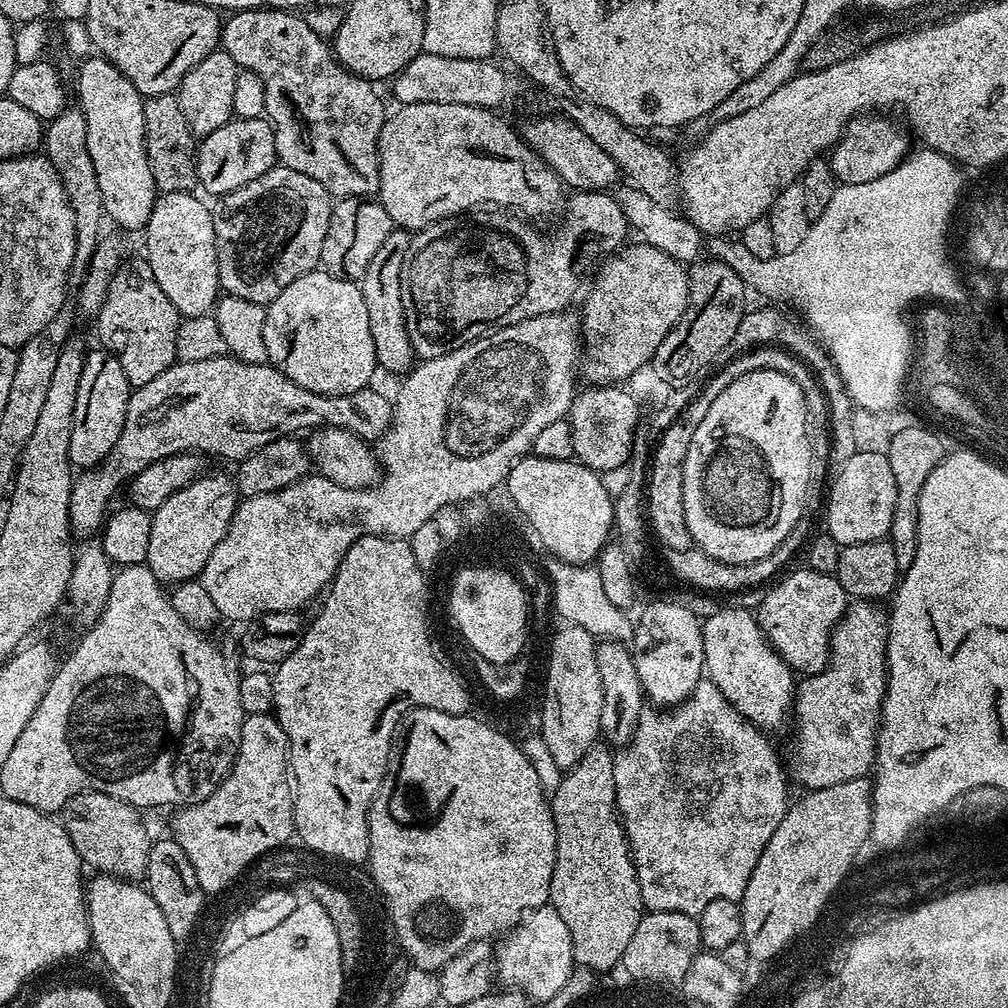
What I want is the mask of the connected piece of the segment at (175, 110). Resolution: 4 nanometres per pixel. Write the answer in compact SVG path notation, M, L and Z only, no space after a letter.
M167 92L161 96L149 96L144 101L144 141L150 162L150 174L154 174L157 193L192 192L197 187L196 149L197 137L193 136L182 114L179 95Z

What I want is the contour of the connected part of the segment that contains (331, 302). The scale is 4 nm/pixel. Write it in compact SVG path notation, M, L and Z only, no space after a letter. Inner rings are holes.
M313 270L299 276L278 298L267 305L264 314L266 354L272 367L298 386L323 396L345 396L369 387L372 375L378 372L374 334L370 334L370 317L366 315L366 298L362 298L359 283L323 270Z

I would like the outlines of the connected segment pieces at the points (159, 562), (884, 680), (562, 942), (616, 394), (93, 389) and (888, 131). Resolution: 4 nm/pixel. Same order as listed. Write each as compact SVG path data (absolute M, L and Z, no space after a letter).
M201 474L198 479L187 484L185 488L178 488L173 496L164 497L162 506L158 506L152 513L150 550L146 561L148 569L155 574L161 585L175 586L182 583L183 580L195 580L203 573L206 562L210 562L210 554L214 554L214 546L218 546L218 542L222 542L222 538L228 532L228 524L236 512L237 503L236 481L231 475Z
M852 602L849 603L844 619L836 625L832 632L832 642L830 645L830 659L827 668L823 672L813 676L804 676L799 681L798 687L794 692L794 708L796 704L796 761L793 762L792 768L796 771L796 776L805 785L805 789L825 788L834 786L843 780L853 780L859 776L867 777L873 771L874 761L876 758L876 733L880 727L880 710L884 707L884 692L888 688L888 629L882 623L882 612L880 612L875 603L872 602Z
M550 906L527 913L497 944L500 945L496 948L496 972L504 983L501 985L523 994L529 1001L550 1001L558 990L562 990L562 986L566 986L568 980L573 979L570 932L558 910Z
M588 386L585 389L573 395L566 417L574 434L575 459L597 474L627 465L636 440L636 423L640 420L635 398L623 392L620 386Z
M107 350L99 351L89 351L84 357L82 382L78 382L78 402L74 402L70 430L68 459L84 470L103 464L114 450L114 442L118 442L118 434L122 434L122 422L126 422L126 406L133 393L122 370L122 362Z
M872 114L857 116L848 125L836 147L831 149L832 173L836 175L840 184L874 182L874 178L882 178L882 174L890 174L890 170L894 170L909 155L909 133L899 123L887 124L884 120L887 119L877 118Z

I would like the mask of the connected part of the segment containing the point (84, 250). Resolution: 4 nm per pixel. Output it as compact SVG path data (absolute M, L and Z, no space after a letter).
M69 106L62 114L47 121L42 132L42 148L64 183L70 206L76 215L76 257L70 273L73 281L83 280L88 270L88 260L101 239L100 220L104 216L102 190L98 190L98 174L94 174L94 162L90 162L90 150L86 150L86 118L79 107Z

